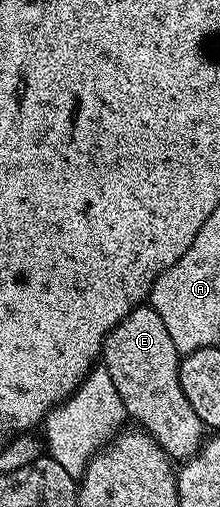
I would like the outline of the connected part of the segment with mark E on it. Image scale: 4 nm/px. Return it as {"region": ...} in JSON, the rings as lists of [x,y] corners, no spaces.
{"region":[[[148,303],[137,305],[107,335],[100,358],[108,375],[112,375],[112,384],[124,403],[127,418],[139,421],[142,424],[139,426],[155,437],[171,459],[191,457],[204,440],[200,415],[192,411],[192,403],[188,403],[184,387],[180,387],[179,360],[178,348],[172,343],[172,335],[168,335],[168,327],[164,327],[164,319]]]}

